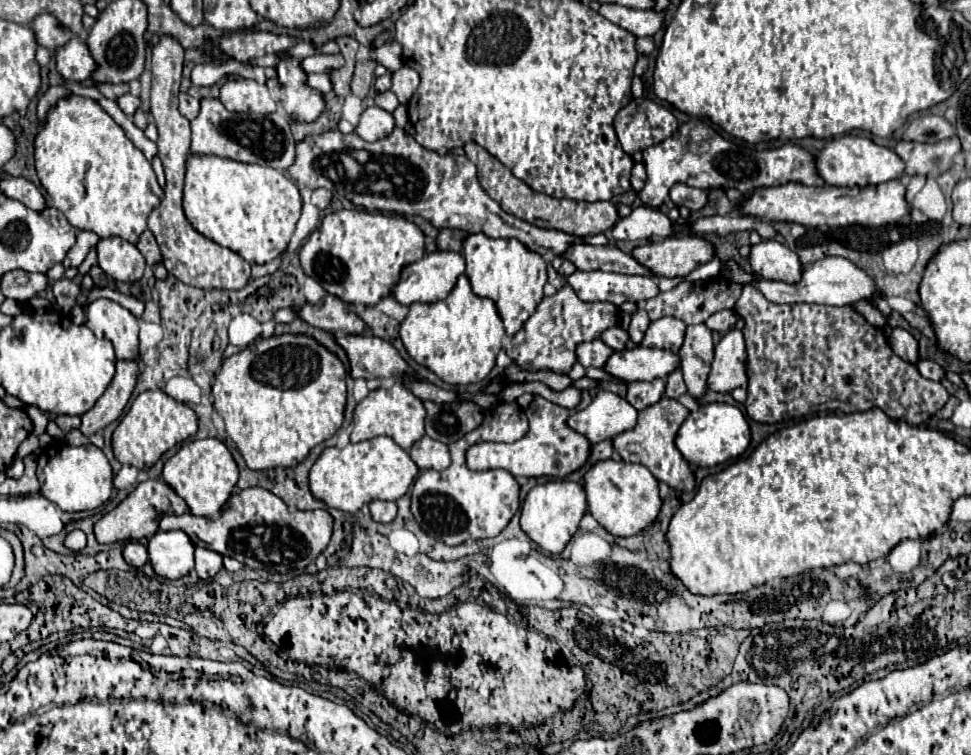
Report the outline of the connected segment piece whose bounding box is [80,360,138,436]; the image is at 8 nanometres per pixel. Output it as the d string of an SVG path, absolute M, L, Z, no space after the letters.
M118 360L116 362L116 374L106 388L106 392L98 398L98 402L82 414L82 434L90 436L96 430L102 430L110 422L114 422L128 404L132 390L138 380L138 360Z

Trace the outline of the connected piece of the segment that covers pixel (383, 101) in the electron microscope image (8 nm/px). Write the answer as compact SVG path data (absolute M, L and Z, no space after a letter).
M388 90L388 92L384 92L384 94L378 94L378 96L376 96L376 104L378 104L380 108L388 110L388 112L394 112L394 110L400 106L398 98L396 98L390 90Z

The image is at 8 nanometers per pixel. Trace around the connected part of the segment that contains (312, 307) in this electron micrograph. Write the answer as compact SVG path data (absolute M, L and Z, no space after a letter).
M326 294L320 304L302 304L296 314L310 326L334 334L362 334L366 330L366 324L352 312L352 308L332 294Z

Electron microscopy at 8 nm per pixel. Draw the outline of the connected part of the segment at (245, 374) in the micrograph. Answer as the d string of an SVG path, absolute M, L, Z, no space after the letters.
M296 334L270 336L266 340L258 340L258 342L250 344L246 350L238 352L238 354L234 354L234 356L230 356L230 358L226 358L222 362L222 366L220 366L218 374L216 374L216 382L212 384L214 408L222 416L224 424L226 424L228 438L232 438L236 442L236 446L238 446L238 450L240 450L240 454L246 460L246 464L248 464L250 470L268 470L268 468L278 468L278 466L282 466L282 468L294 468L294 466L298 466L308 456L308 452L316 444L328 440L342 426L344 406L346 406L346 382L344 382L344 378L346 378L346 370L344 370L342 362L334 354L330 354L324 346L320 346L314 338L310 338L310 336L296 336Z

